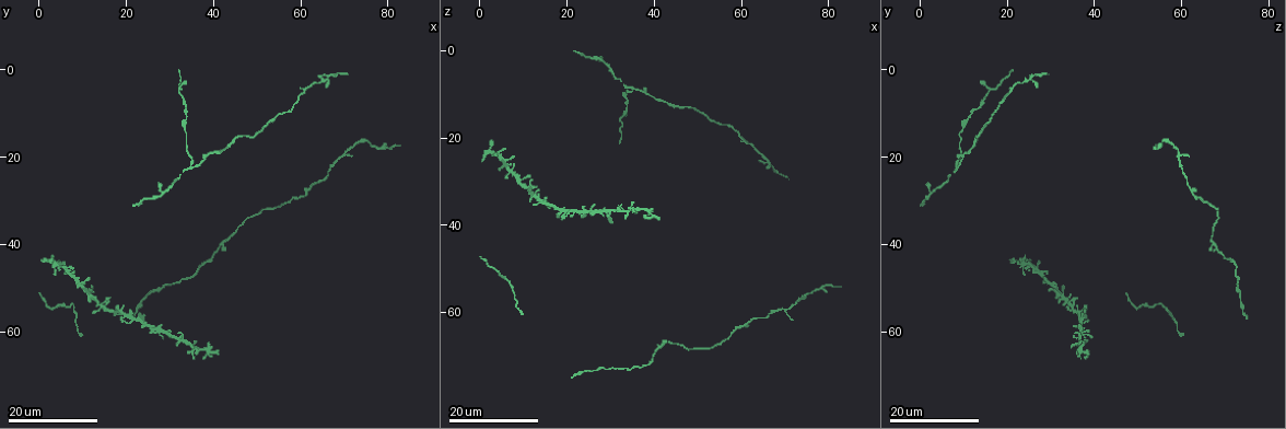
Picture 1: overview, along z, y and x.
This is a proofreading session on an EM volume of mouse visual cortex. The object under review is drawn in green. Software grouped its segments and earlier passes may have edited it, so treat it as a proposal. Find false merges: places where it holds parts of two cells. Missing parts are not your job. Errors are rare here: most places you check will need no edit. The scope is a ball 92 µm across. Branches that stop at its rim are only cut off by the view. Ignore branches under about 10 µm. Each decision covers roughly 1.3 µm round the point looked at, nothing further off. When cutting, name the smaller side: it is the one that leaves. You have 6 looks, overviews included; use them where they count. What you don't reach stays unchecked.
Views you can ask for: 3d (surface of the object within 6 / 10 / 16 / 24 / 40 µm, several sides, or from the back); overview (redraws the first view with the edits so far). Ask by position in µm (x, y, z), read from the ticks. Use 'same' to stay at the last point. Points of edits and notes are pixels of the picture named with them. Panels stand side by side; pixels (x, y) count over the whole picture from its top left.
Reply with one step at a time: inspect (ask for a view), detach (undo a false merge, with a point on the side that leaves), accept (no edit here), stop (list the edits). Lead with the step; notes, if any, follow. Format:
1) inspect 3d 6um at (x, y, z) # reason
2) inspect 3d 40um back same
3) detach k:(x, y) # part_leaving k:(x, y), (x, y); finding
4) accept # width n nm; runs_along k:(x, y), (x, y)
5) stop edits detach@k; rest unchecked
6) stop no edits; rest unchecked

inspect 3d 24um at (12.0, 52.5, 33.0) # four-way junction

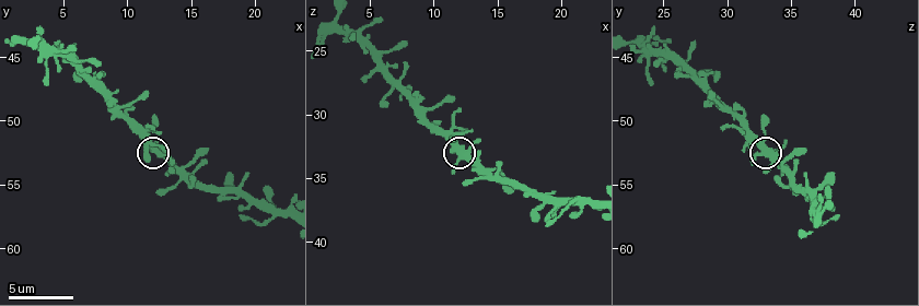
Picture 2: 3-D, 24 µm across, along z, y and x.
inspect 3d 10um at (12.4, 52.0, 32.8) # closer look

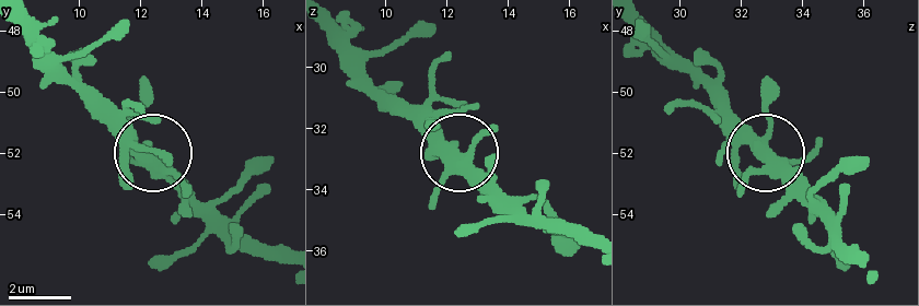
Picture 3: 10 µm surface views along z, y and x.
inspect 3d 6um at (12.4, 52.1, 33.0) # zoom in

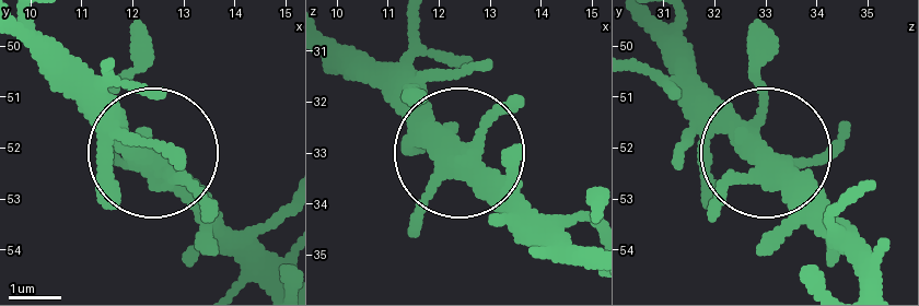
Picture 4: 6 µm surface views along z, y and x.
accept # side_arm 36 um; one cell here

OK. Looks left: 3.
inspect 3d 16um at (35.0, 22.5, 8.5) # three arms meet

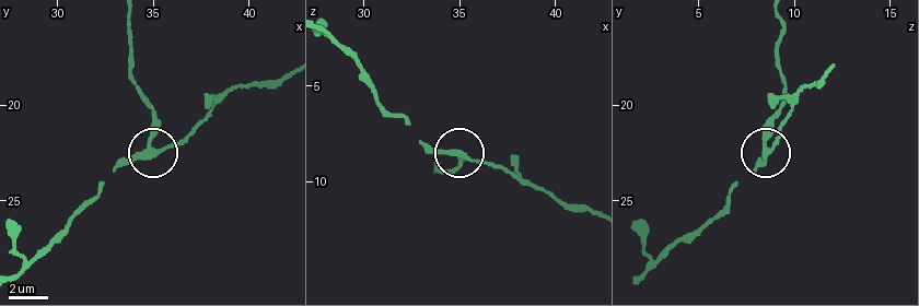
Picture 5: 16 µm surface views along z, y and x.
inspect 3d 6um at (35.4, 22.4, 8.7)

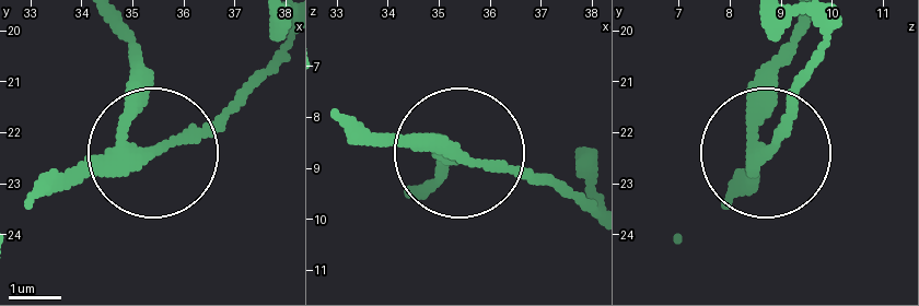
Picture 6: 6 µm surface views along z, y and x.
inspect 3d 6um back at (35.50, 22.35, 8.80)

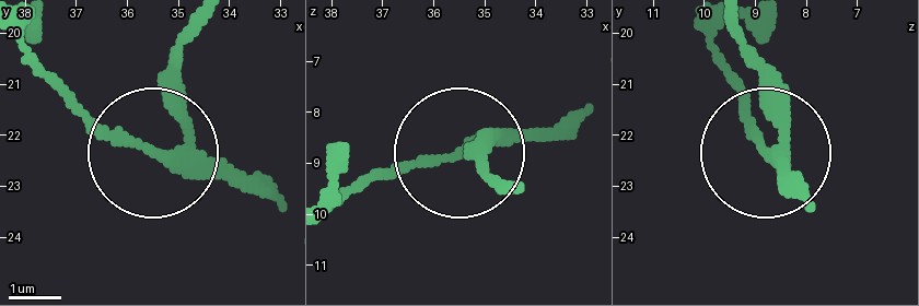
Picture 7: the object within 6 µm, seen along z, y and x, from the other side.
detach 7:(171, 60) # arms 3; part_leaving 7:(187, 131), (174, 57), (196, 18); two cells meet here

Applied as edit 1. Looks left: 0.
stop edits detach@7; rest unchecked

